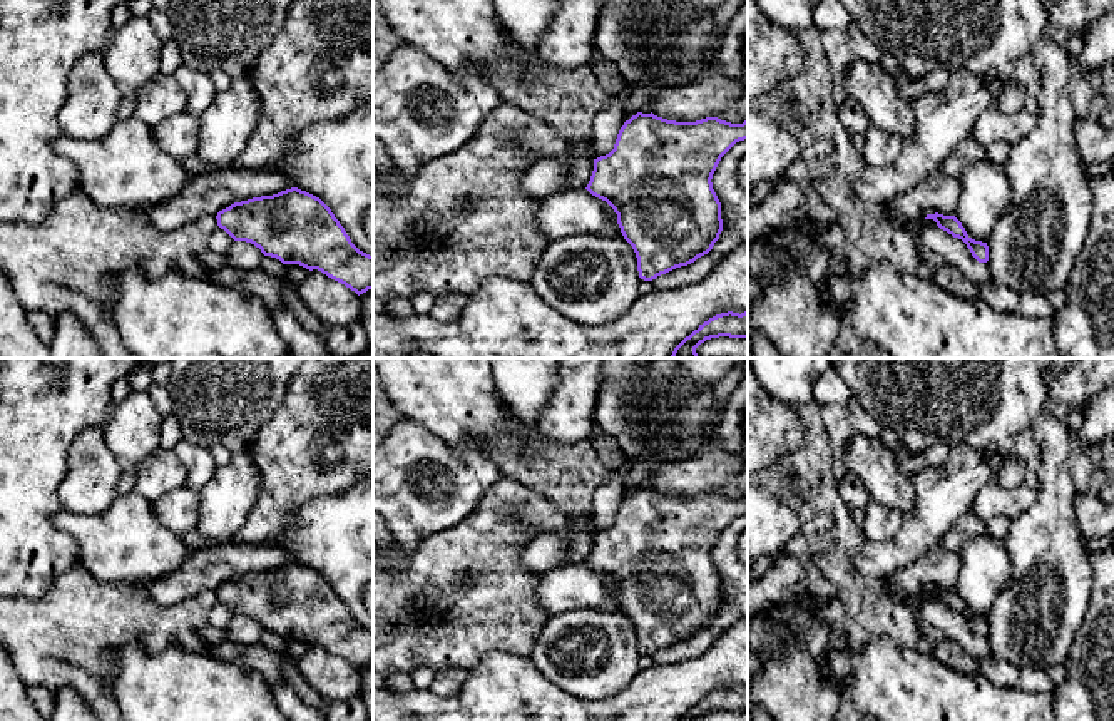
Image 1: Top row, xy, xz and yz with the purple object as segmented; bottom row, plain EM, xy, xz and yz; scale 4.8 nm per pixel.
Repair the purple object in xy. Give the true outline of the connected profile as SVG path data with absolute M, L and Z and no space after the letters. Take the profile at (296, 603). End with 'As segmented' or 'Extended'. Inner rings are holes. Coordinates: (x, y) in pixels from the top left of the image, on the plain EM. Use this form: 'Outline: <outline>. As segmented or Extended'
Outline: M291 562L234 577L216 591L234 616L246 616L283 639L318 644L358 671L373 664L373 631L360 626L316 570Z. As segmented

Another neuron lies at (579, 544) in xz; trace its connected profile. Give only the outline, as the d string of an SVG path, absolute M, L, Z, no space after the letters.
M570 532L567 562L572 564L587 562L592 545L594 545L594 534Z

